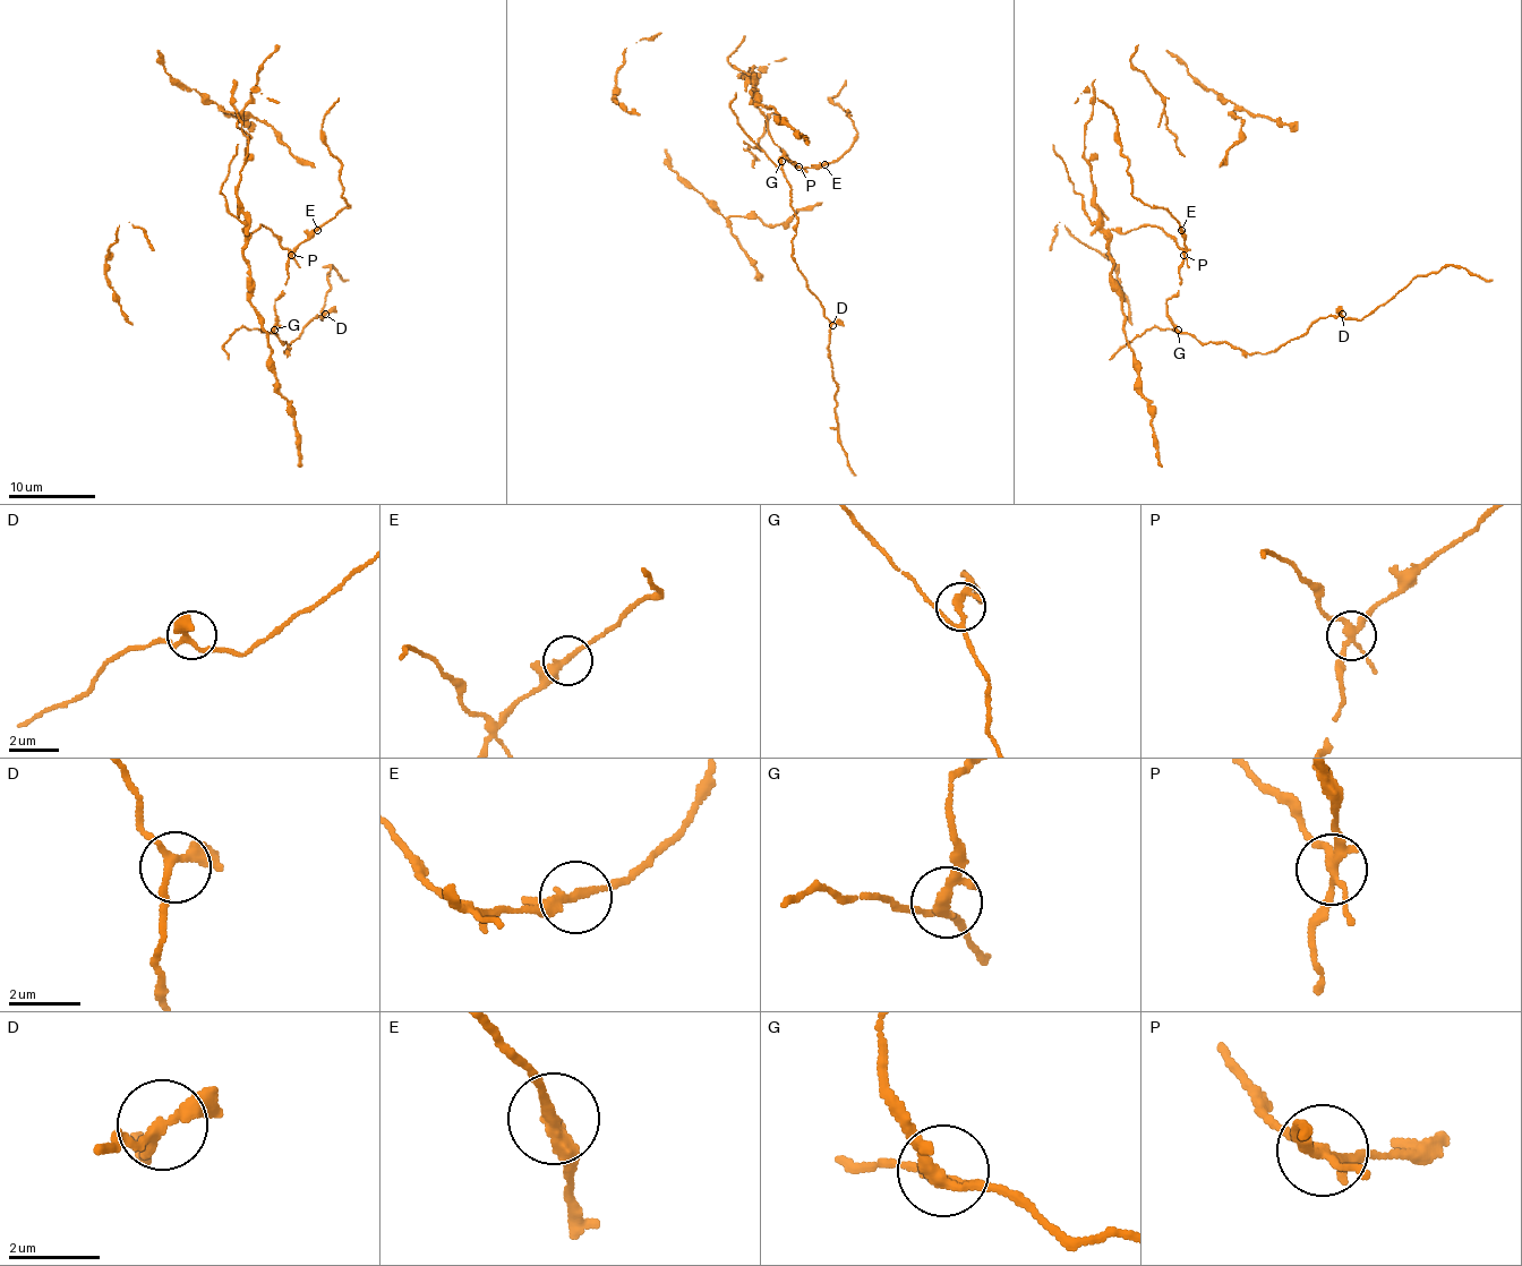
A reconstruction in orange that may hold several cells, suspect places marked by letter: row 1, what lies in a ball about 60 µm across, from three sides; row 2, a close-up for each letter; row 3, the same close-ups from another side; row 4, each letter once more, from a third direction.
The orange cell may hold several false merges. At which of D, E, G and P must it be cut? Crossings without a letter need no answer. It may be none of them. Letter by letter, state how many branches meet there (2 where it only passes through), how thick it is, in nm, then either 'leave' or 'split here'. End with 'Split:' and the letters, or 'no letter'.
D: 3 branches meet; 220 nm thick; leave
E: 2 branches meet; 240 nm thick; leave
G: 4 branches meet; 200 nm thick; leave
P: 4 branches meet; 240 nm thick; split here
Split: P

